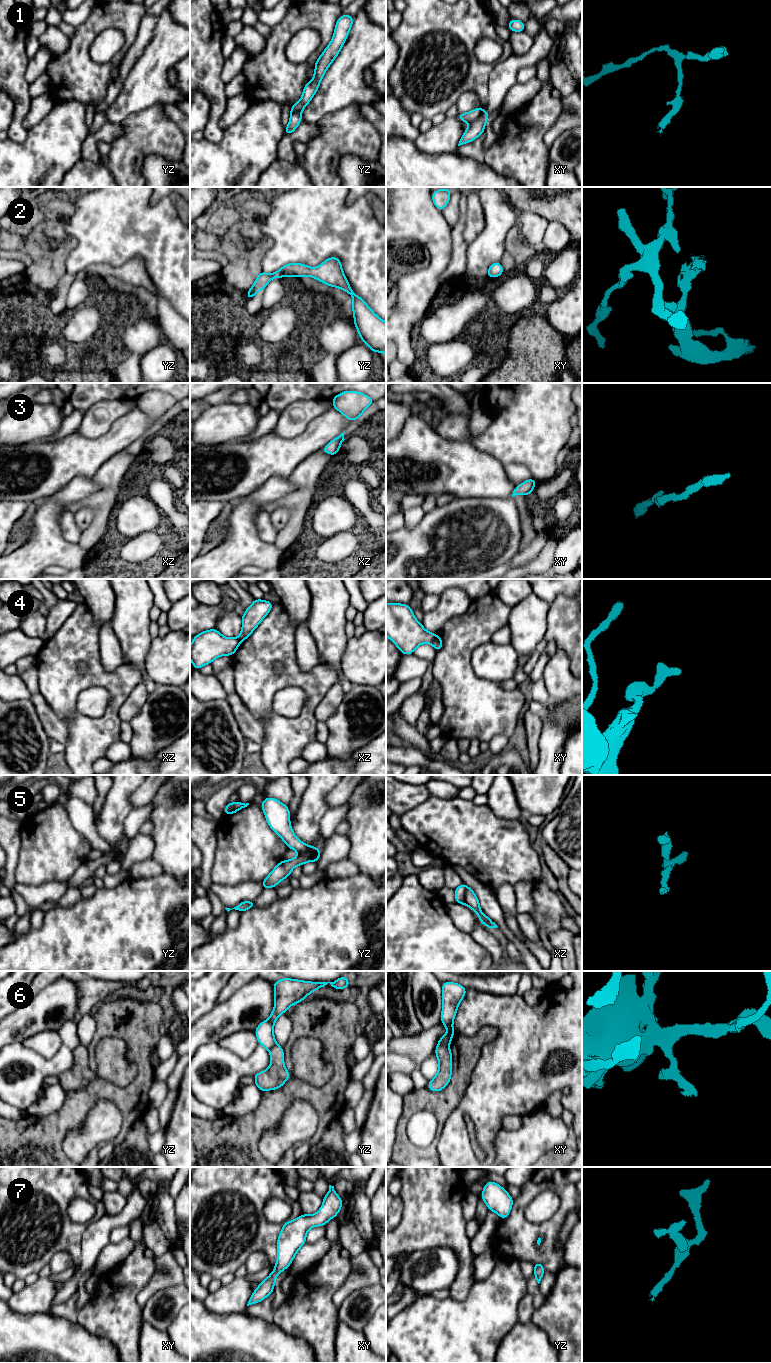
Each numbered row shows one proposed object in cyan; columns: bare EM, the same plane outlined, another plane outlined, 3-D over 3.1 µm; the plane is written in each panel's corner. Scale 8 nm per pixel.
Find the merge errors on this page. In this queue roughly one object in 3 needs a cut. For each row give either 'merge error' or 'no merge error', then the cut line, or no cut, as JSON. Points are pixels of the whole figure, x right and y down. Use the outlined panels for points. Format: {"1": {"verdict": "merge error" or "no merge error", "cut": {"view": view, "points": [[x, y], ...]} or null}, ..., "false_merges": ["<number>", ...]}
{"1": {"verdict": "merge error", "cut": {"view": "xy", "points": [[483, 111], [470, 123]]}}, "2": {"verdict": "no merge error", "cut": null}, "3": {"verdict": "no merge error", "cut": null}, "4": {"verdict": "merge error", "cut": {"view": "xy", "points": [[437, 635], [430, 642]]}}, "5": {"verdict": "merge error", "cut": {"view": "xz", "points": [[467, 886], [464, 903]]}}, "6": {"verdict": "merge error", "cut": {"view": "xy", "points": [[438, 1045], [448, 1046]]}}, "7": {"verdict": "no merge error", "cut": null}, "false_merges": ["1", "4", "5", "6"]}

